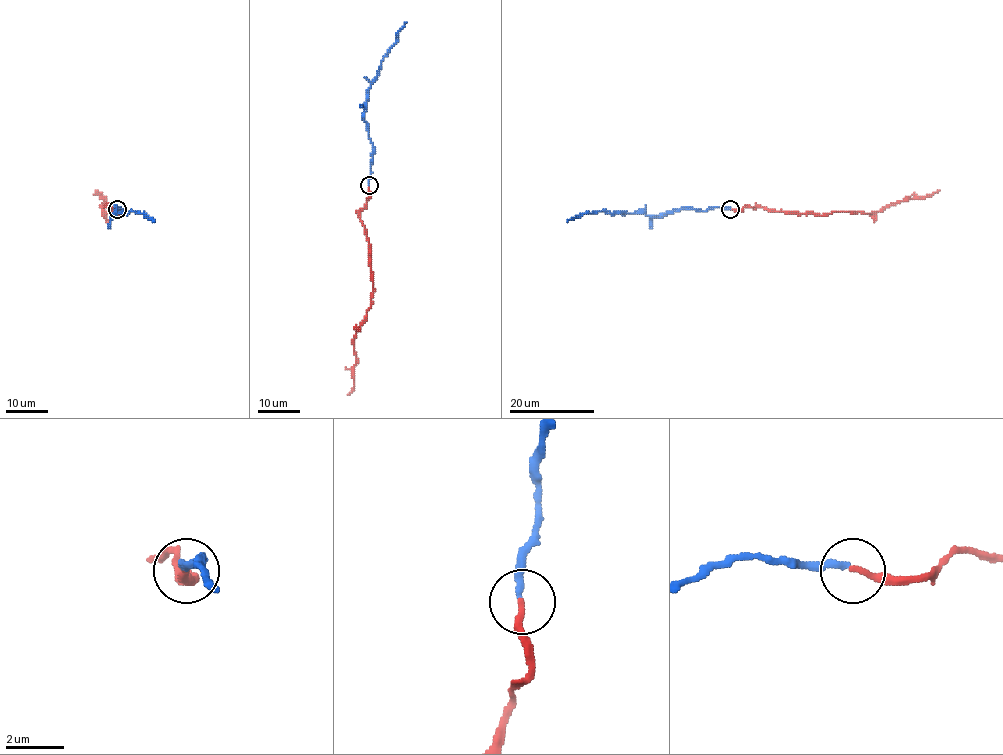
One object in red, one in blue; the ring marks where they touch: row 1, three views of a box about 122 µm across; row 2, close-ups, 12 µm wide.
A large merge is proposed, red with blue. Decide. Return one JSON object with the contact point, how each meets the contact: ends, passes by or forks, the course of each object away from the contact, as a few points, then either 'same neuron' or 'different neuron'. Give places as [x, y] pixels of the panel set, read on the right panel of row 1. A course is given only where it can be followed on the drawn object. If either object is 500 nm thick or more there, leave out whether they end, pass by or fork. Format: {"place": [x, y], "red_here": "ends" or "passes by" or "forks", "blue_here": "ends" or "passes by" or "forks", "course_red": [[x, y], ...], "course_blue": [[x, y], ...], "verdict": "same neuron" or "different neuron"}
{"place": [730, 209], "red_here": "ends", "blue_here": "ends", "course_red": [[731, 209], [752, 206], [824, 215], [835, 211], [873, 213], [909, 198], [930, 196], [940, 189]], "course_blue": [[729, 209], [682, 209], [660, 216], [602, 211], [577, 215], [568, 221]], "verdict": "different neuron"}

